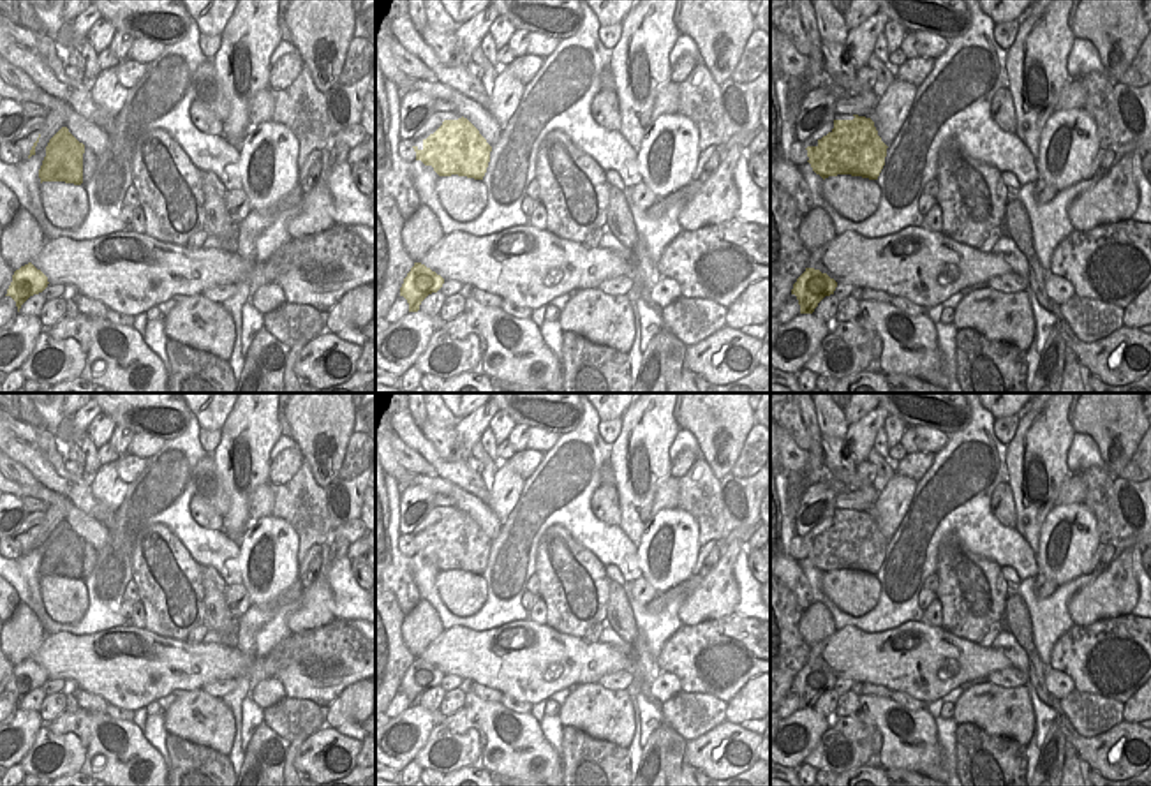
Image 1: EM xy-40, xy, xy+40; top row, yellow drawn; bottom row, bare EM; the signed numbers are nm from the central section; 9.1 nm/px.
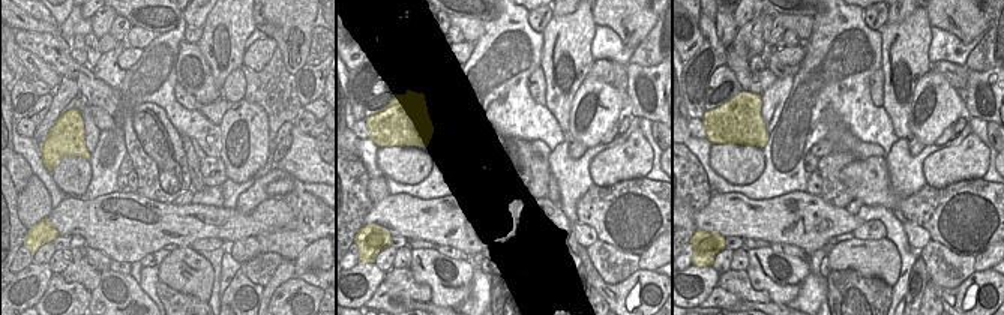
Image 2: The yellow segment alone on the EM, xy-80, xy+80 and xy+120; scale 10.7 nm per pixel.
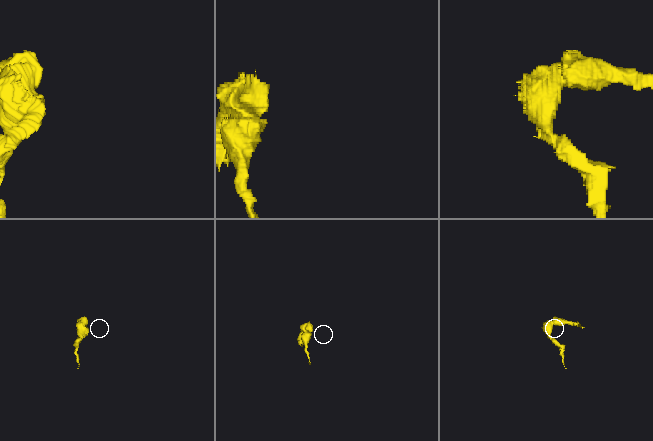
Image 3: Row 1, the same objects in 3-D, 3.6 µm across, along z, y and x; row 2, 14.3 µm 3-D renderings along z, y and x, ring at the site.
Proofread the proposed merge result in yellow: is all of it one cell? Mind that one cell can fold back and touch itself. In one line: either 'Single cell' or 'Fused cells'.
Fused cells.

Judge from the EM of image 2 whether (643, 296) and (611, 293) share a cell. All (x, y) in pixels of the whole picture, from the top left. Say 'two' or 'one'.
one

